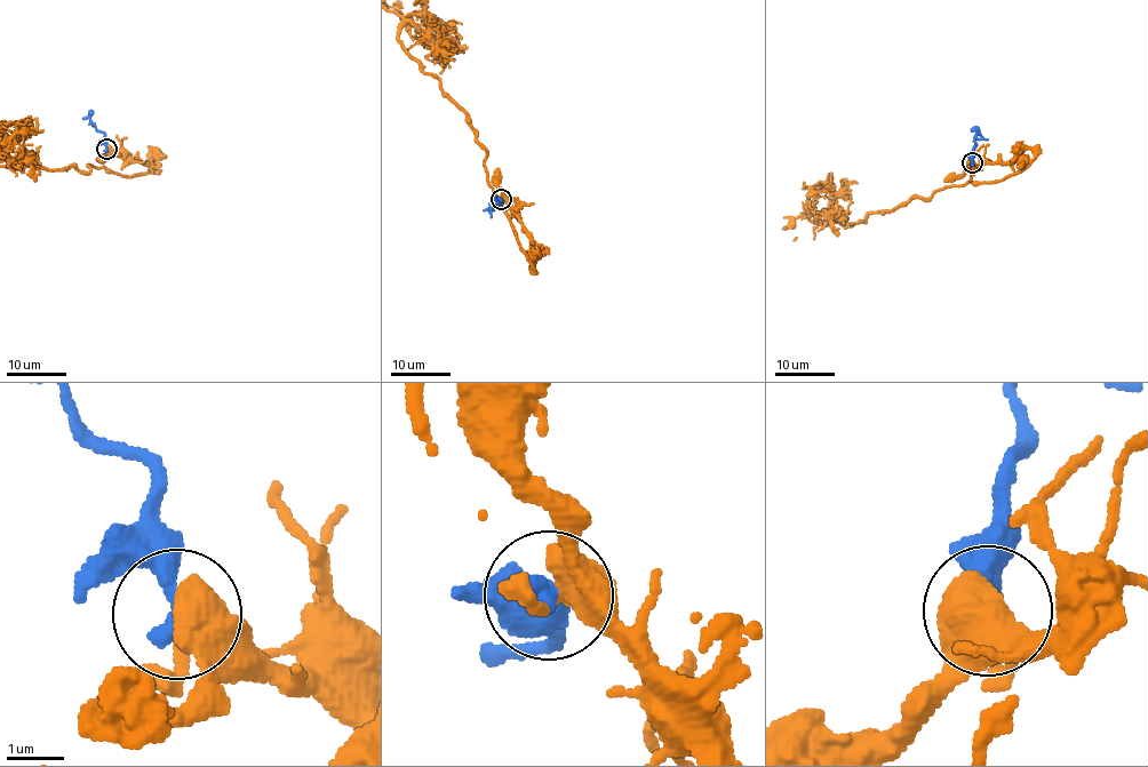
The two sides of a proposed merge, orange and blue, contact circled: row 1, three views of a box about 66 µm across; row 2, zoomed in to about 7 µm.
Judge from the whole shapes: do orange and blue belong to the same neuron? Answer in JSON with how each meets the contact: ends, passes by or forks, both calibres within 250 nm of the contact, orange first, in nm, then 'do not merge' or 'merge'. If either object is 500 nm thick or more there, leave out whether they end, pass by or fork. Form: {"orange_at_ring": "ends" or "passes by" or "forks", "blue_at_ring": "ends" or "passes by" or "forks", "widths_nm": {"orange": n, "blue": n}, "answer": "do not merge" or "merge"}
{"orange_at_ring": "passes by", "blue_at_ring": "ends", "widths_nm": {"orange": 440, "blue": 380}, "answer": "do not merge"}

